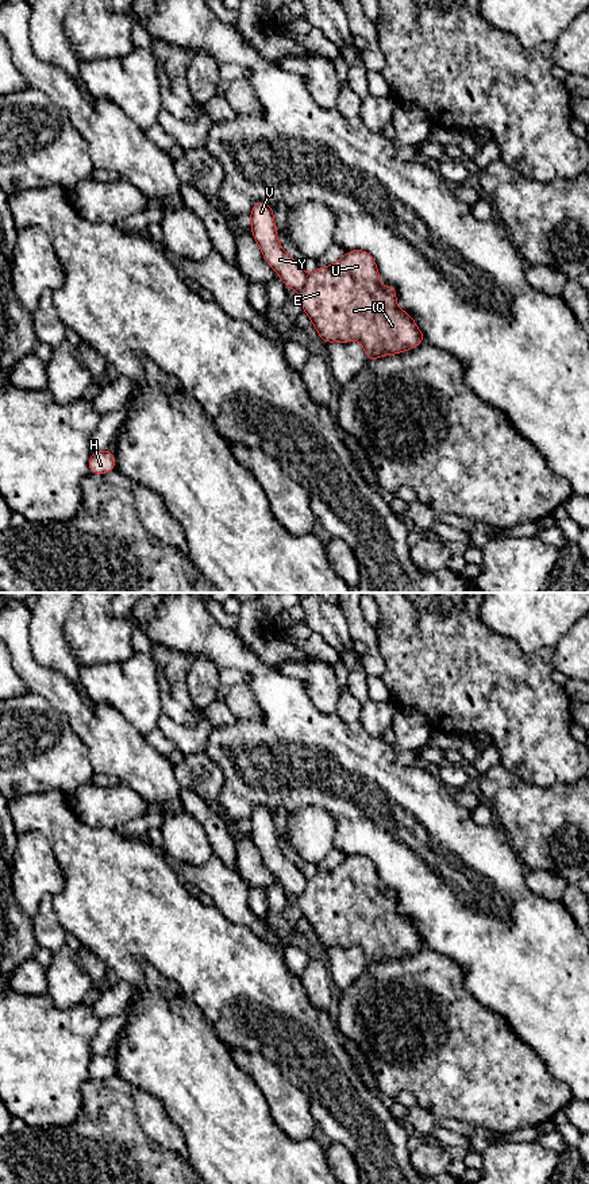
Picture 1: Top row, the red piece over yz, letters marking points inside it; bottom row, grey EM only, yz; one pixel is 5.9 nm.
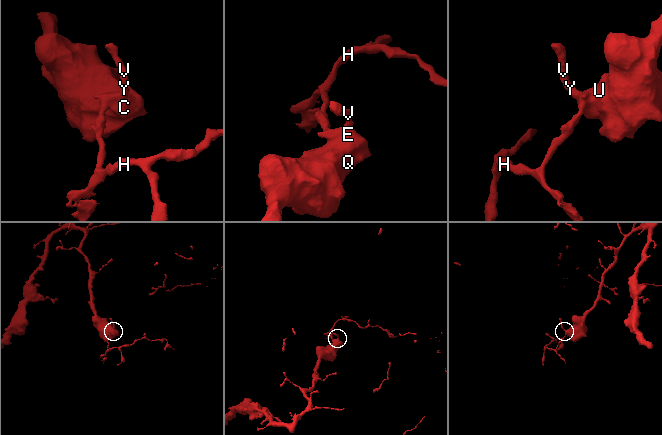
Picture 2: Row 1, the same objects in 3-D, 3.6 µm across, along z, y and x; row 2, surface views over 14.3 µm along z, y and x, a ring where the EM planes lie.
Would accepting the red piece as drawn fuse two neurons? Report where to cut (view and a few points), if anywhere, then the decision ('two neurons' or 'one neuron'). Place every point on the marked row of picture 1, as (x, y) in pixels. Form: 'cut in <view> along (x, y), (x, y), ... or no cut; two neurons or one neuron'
cut in yz along (308, 276), (299, 292); two neurons

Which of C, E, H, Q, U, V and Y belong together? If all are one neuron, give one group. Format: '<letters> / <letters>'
C E Q U / H V Y

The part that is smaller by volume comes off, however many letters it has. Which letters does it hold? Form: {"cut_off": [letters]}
{"cut_off": ["H", "V", "Y"]}

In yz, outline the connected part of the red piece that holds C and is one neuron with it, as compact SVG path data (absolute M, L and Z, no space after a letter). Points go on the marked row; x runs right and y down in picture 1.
M365 250L349 251L334 265L317 267L307 277L304 288L299 292L303 311L309 316L320 339L326 344L358 340L367 360L401 354L424 342L413 317L397 306L396 298L393 286L380 284L374 258Z

